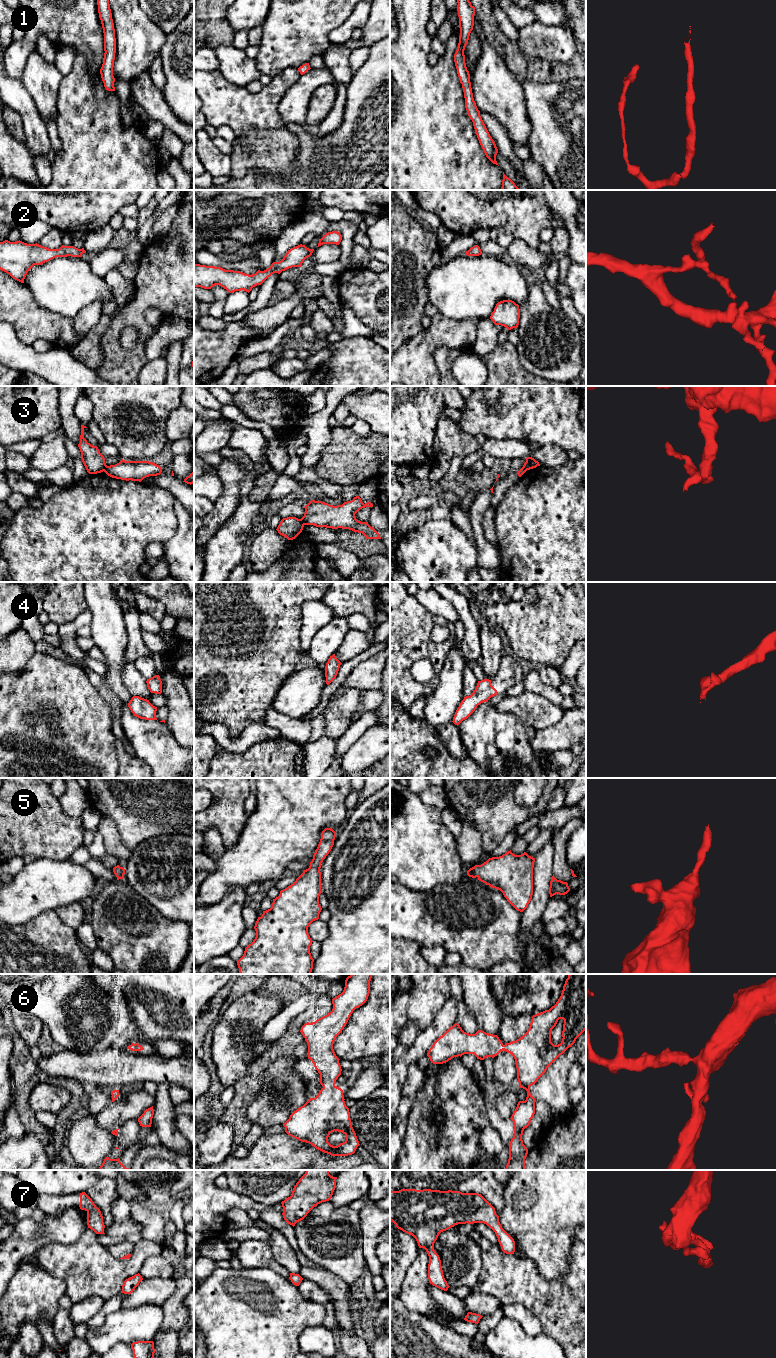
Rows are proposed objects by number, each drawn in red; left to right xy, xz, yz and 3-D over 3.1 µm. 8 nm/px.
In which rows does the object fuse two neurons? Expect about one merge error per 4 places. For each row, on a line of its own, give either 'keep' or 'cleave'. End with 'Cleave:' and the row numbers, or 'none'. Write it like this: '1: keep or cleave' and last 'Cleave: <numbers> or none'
1: keep
2: keep
3: cleave
4: keep
5: keep
6: keep
7: keep
Cleave: 3

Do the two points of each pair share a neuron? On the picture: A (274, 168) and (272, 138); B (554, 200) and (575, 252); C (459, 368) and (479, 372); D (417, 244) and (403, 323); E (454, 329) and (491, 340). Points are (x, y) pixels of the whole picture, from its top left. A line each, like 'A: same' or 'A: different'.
A: same
B: same
C: same
D: same
E: different

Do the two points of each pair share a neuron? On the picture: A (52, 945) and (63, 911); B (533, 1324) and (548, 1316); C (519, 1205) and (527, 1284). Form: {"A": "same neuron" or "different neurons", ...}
{"A": "different neurons", "B": "different neurons", "C": "different neurons"}

